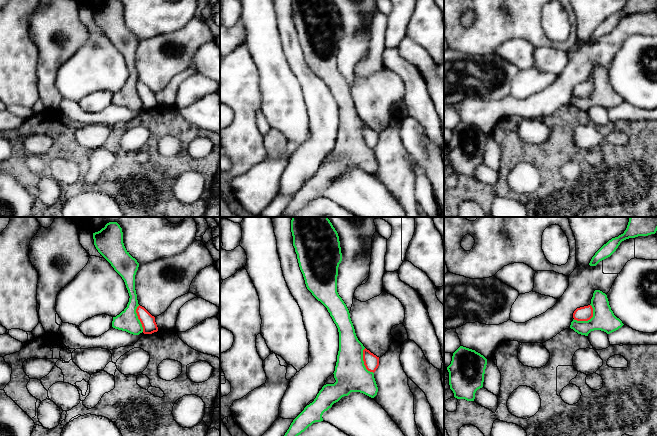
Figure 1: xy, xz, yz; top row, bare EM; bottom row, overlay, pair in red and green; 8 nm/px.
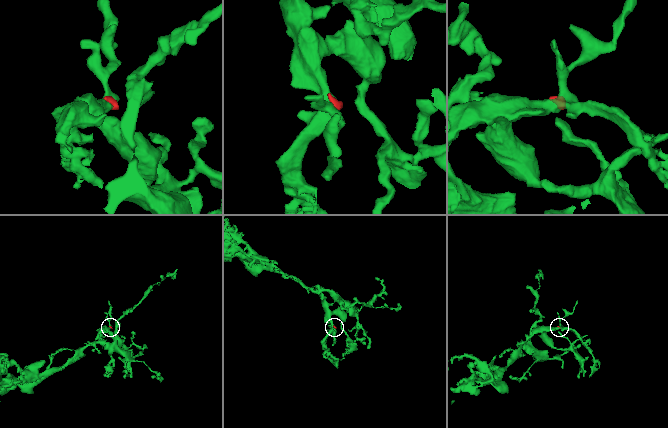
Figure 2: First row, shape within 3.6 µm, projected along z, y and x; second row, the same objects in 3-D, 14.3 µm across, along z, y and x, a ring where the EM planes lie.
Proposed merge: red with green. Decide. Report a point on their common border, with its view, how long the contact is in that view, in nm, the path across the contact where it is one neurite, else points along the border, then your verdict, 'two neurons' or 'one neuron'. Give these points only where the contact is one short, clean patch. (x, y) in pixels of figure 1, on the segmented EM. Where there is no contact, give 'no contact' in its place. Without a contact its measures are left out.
contact yz (587, 320); length 190 nm; border yz (592, 306), (592, 316), (589, 319), (573, 319); two neurons

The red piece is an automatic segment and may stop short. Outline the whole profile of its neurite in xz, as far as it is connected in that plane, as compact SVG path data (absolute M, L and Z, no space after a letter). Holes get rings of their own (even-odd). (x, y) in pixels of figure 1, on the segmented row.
M366 348L363 350L363 361L366 369L373 373L379 366L379 357L371 353Z

